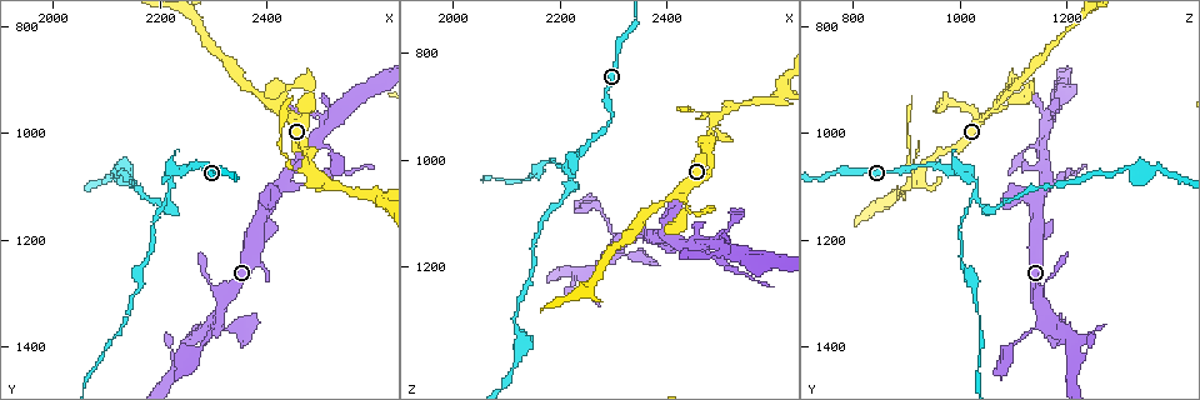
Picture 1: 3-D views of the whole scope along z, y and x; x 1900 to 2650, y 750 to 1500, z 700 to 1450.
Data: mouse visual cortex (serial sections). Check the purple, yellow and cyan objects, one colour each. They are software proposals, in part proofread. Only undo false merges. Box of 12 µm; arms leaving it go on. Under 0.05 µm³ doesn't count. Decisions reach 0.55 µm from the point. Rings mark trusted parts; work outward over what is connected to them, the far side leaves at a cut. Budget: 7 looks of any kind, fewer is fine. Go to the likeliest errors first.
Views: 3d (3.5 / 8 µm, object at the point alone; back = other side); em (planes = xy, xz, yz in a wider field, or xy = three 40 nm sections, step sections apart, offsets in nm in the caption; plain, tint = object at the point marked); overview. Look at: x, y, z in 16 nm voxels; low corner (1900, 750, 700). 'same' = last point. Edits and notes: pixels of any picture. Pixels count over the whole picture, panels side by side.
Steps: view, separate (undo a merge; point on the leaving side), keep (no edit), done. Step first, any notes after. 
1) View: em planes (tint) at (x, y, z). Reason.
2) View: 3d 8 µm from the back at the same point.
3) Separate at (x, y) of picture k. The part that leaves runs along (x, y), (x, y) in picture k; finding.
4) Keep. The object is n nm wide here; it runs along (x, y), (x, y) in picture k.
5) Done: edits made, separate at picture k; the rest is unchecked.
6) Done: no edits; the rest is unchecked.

View: 3d 3.5 µm at (2495, 1070, 930). A fork.

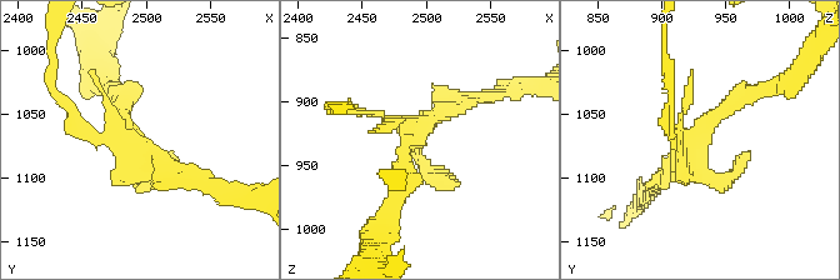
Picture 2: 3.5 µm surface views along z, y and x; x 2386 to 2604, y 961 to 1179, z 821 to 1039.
View: em xy step 5 (plain) at (2490, 1068, 928). Shape alone is not enough.

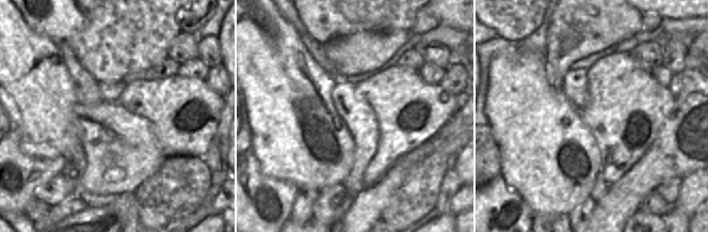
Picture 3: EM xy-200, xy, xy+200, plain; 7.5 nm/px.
View: em xy step 5 (tint) at the same point. Where the object lies.

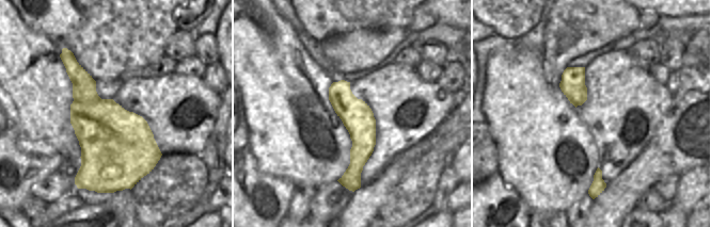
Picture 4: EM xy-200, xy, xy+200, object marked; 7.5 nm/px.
Keep. The object is 240 nm wide here; it runs along (759, 89), (714, 116), (660, 181) in picture 2; one cell here.

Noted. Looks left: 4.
View: 3d 3.5 µm at (2220, 1115, 1030). Abrupt turn.

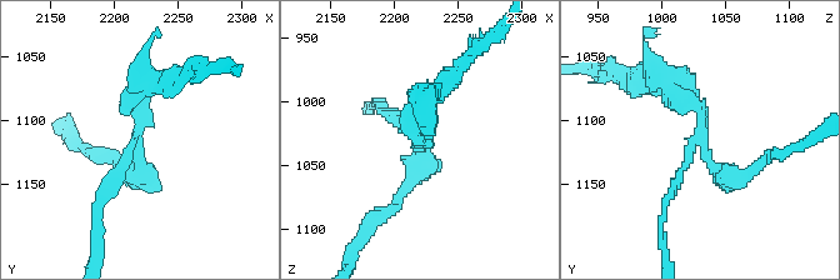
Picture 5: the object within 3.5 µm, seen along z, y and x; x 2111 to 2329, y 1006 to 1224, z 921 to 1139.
View: em xy step 1 (tint) at (2218, 1110, 1030).

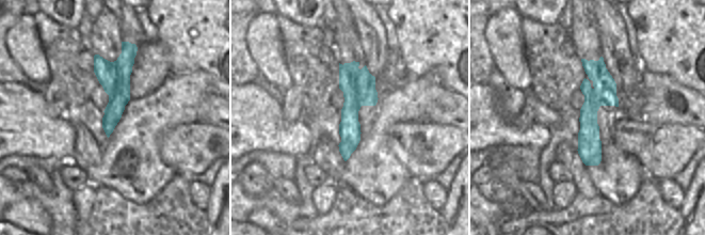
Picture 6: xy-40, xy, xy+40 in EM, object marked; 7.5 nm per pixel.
Separate at (109, 178) of picture 5. The object is 260 nm wide here; a border runs along (343, 64), (355, 76), (345, 98) in picture 6; two cells meet here.

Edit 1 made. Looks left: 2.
Done: edits made, separate at picture 5; the rest is unchecked.

